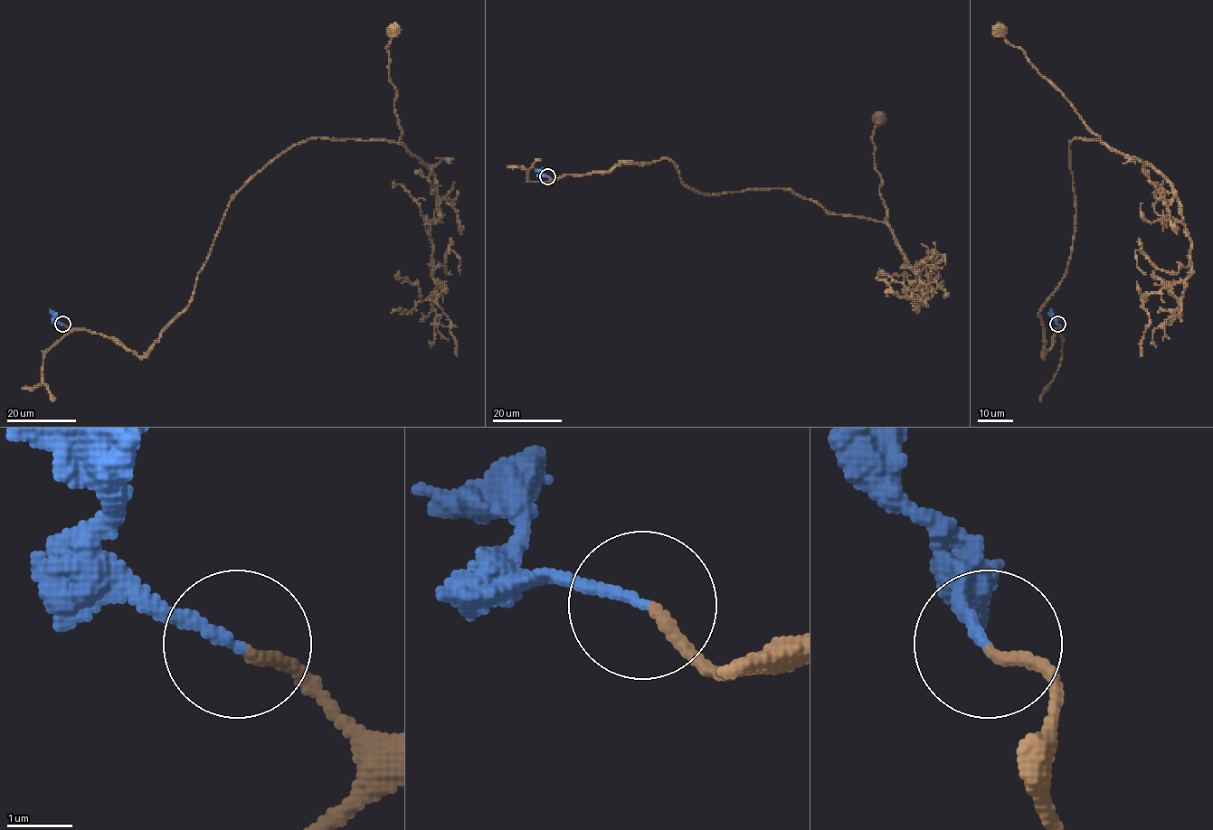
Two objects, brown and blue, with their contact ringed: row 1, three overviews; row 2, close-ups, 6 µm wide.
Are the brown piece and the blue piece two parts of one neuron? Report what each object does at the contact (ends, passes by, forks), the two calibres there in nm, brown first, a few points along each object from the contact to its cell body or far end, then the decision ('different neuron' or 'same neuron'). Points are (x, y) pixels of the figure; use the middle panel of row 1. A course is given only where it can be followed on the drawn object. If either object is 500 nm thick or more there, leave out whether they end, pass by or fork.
brown ends | blue ends | 170/170 nm | brown via (548, 176), (662, 158), (698, 193), (786, 189), (834, 214), (884, 221), (872, 139), (881, 119) | blue via (548, 176), (535, 171) | same neuron

